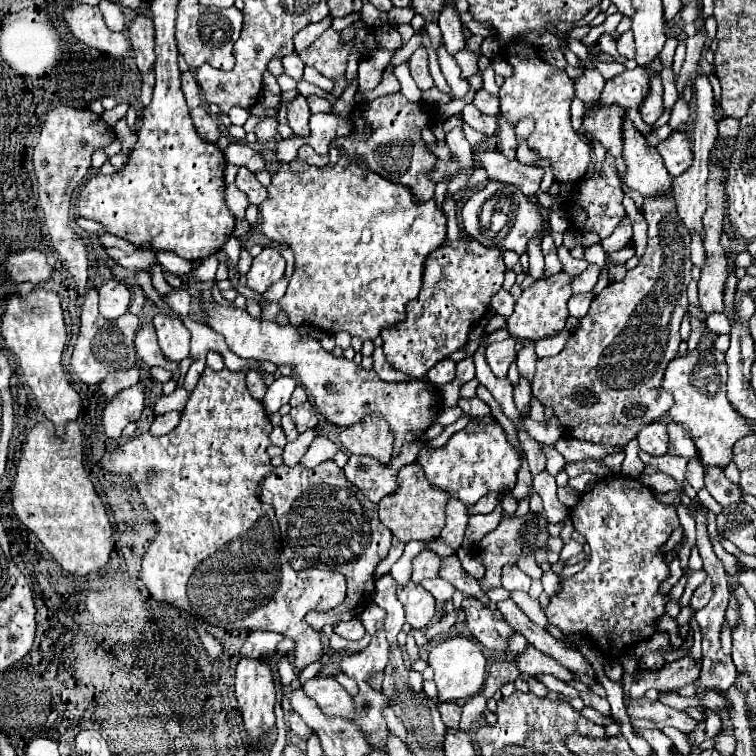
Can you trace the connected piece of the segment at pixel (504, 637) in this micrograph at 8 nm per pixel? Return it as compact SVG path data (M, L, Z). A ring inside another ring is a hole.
M465 598L463 610L471 634L489 650L505 652L515 634L495 606L485 606L477 598Z

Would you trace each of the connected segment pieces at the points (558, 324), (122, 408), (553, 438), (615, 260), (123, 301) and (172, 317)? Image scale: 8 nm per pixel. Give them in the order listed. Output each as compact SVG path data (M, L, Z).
M557 273L547 279L535 281L529 288L523 290L514 305L514 311L507 320L509 334L513 338L531 338L539 340L545 336L553 336L563 330L567 312L567 300L571 298L571 277L565 273Z
M137 382L131 388L121 390L115 398L109 400L103 412L103 430L109 438L119 438L121 430L129 422L137 422L145 408L145 386Z
M555 416L549 420L549 424L539 424L531 418L523 418L521 422L523 422L523 428L527 430L527 434L545 446L553 446L559 440L559 436L563 434L561 424L557 422Z
M625 246L625 250L619 250L615 254L607 254L607 268L609 268L609 264L625 264L633 254L635 254L633 246Z
M107 280L99 288L99 312L105 318L119 318L129 310L129 302L131 290L117 280Z
M159 312L159 314L155 314L153 324L157 328L159 346L169 360L181 362L183 358L189 356L189 338L191 336L189 336L189 330L183 326L183 322L177 314Z

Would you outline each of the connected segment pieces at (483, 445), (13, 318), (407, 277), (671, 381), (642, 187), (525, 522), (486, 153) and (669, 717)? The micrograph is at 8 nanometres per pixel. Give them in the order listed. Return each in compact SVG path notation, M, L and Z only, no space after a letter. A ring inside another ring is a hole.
M493 422L491 426L475 426L471 430L455 432L443 448L427 448L423 444L417 462L423 466L429 482L471 506L487 492L505 492L515 486L519 452L507 442L503 428Z
M31 292L27 298L11 296L5 306L1 334L5 338L7 348L19 358L21 372L35 394L39 408L43 410L45 418L55 424L57 436L65 434L65 426L71 420L79 418L81 412L81 396L71 388L68 378L59 376L66 374L61 366L61 354L67 342L67 330L63 322L63 310L55 294L49 292Z
M341 156L341 160L335 164L335 166L309 166L305 162L301 162L299 158L295 158L293 162L289 164L283 164L275 174L273 174L273 180L271 184L267 186L267 200L259 206L261 210L261 226L263 226L263 234L267 238L271 238L271 242L279 244L279 242L287 242L291 248L293 248L293 254L295 254L295 270L293 270L293 276L291 276L291 286L287 286L287 292L285 296L279 300L279 302L267 302L267 300L261 300L261 318L263 320L275 320L279 312L285 312L289 316L289 322L295 324L295 326L301 326L301 324L313 324L325 332L349 332L351 336L357 336L361 340L373 340L379 336L379 332L391 324L397 324L405 318L405 304L415 298L419 294L419 288L421 288L421 274L423 274L423 262L427 258L427 254L431 250L435 250L437 246L441 246L445 242L445 234L447 234L447 218L443 214L443 210L437 206L435 198L427 200L427 202L417 202L413 190L409 186L401 186L397 182L391 182L375 172L369 172L369 170L363 170L359 168L357 164L349 162L347 158Z
M687 350L685 356L675 356L665 370L663 388L673 394L675 404L669 410L669 418L683 426L697 450L701 452L701 462L711 466L725 468L731 462L731 448L737 438L749 434L749 428L743 424L741 416L733 410L725 396L725 378L727 378L727 362L717 362L713 352L701 350ZM683 358L687 358L683 362Z
M631 120L623 122L623 142L625 142L625 182L633 190L641 192L645 198L661 198L673 194L673 176L665 170L661 154L645 144L641 132L635 130Z
M527 512L525 516L517 518L517 516L503 516L503 520L499 522L499 526L485 534L479 544L477 544L477 550L479 550L479 556L483 560L483 566L485 566L485 574L483 578L479 580L481 584L481 590L483 592L489 592L493 588L499 588L501 584L501 568L505 564L515 564L521 556L533 556L541 550L549 552L549 520L543 516L543 514L535 514L535 512Z
M473 150L475 166L483 166L489 180L509 182L517 186L523 194L535 196L543 178L543 168L535 164L521 164L517 160L507 160L499 150Z
M641 698L641 702L631 702L629 700L627 714L629 714L635 728L663 730L665 726L673 726L673 728L679 728L685 734L695 730L695 720L693 718L689 718L685 712L679 712L675 708L669 708L669 706L661 704L659 700L657 702L651 702L647 698Z

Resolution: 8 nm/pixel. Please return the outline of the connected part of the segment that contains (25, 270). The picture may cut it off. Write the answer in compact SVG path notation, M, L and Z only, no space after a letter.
M23 250L9 258L7 270L15 282L45 282L53 274L53 266L47 262L47 256L39 250Z

